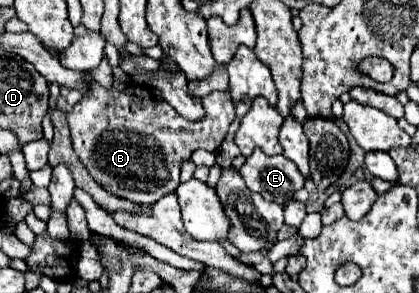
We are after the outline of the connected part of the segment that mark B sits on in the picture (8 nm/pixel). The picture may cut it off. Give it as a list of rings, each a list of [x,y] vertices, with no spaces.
[[[93,82],[91,96],[67,112],[73,150],[95,182],[107,192],[137,204],[153,204],[177,190],[181,162],[191,158],[191,152],[197,148],[215,152],[235,120],[233,102],[227,92],[211,92],[201,102],[205,118],[191,122],[181,118],[167,102],[157,102],[149,88],[131,84],[125,92],[119,92]]]

